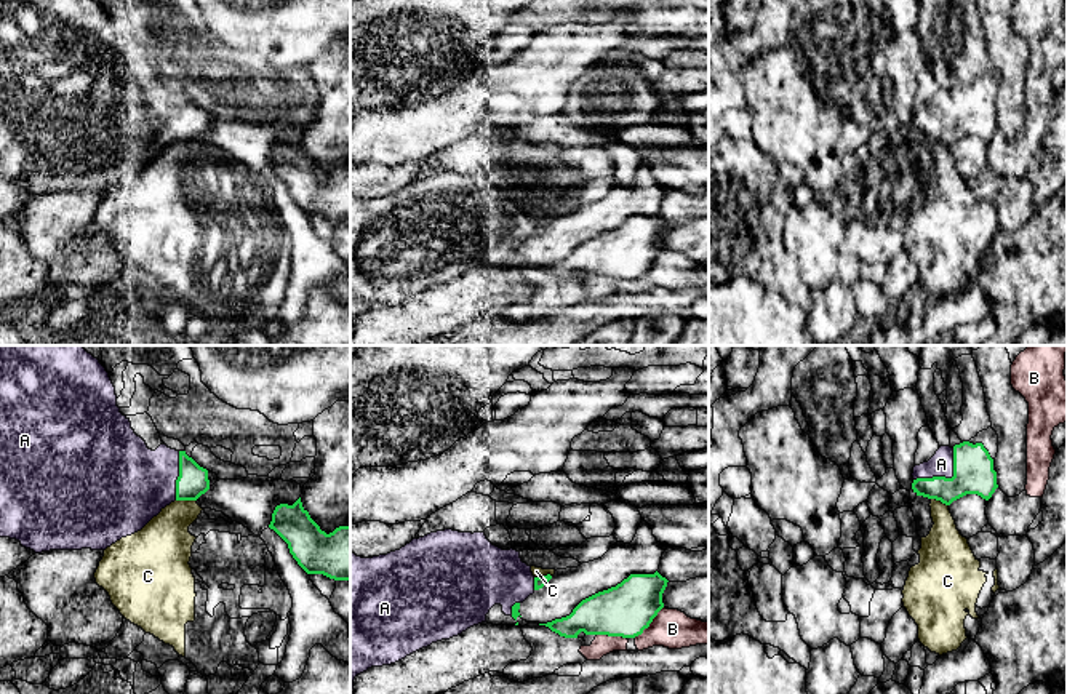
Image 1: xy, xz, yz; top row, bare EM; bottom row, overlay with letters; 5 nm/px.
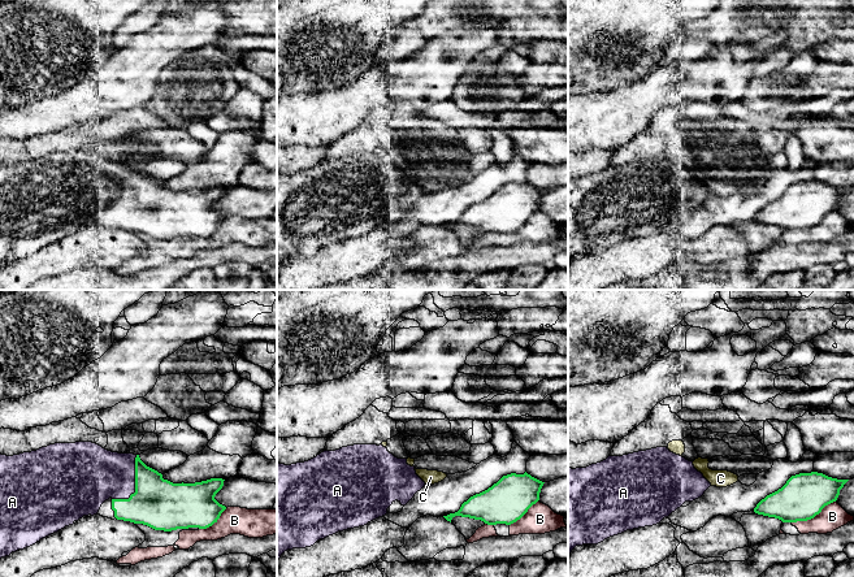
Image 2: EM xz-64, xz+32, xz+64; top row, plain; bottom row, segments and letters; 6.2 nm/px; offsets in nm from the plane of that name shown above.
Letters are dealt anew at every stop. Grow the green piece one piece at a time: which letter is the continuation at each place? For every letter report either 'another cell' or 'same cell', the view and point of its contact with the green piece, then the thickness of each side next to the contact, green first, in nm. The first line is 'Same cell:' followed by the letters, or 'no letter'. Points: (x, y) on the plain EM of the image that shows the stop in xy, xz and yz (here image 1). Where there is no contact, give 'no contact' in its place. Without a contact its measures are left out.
Same cell: A
A: same cell; contact yz (944, 119); calibres 200 and 120 nm
B: another cell; contact xz (650, 264); calibres 260 and 200 nm
C: another cell; contact xy (186, 141); calibres 160 and 280 nm

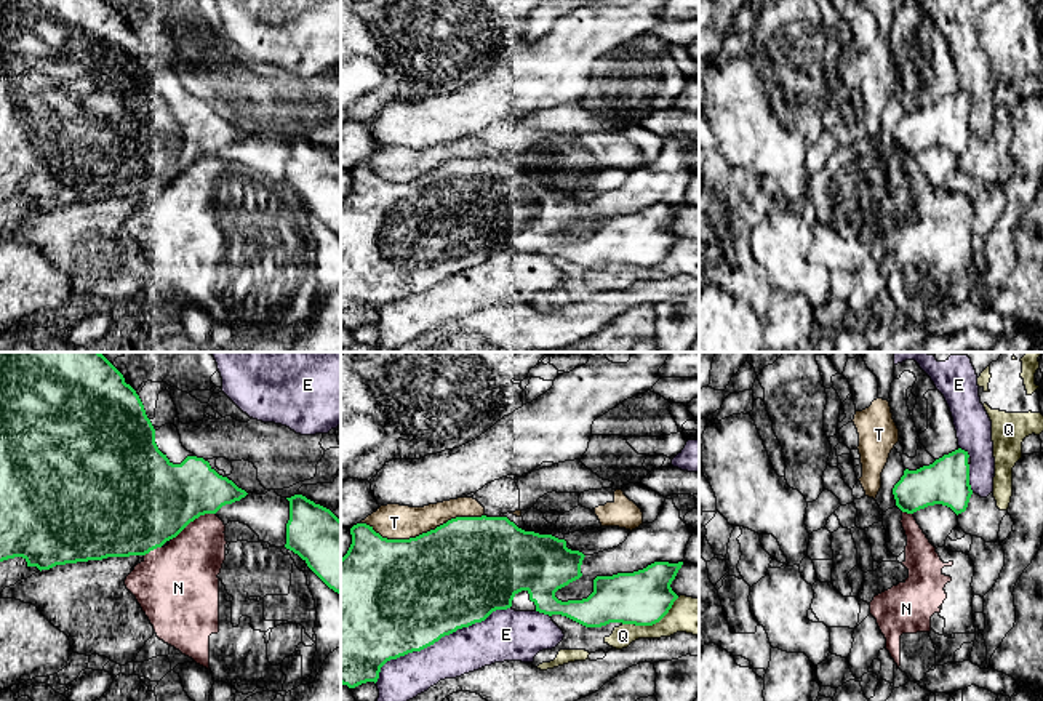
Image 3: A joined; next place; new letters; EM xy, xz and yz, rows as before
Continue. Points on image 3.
Same cell: no letter
E: another cell; contact xz (437, 282); calibres 500 and 220 nm
N: another cell; contact xy (192, 162); calibres 440 and 320 nm
Q: another cell; contact xz (651, 266); calibres 280 and 190 nm
T: another cell; contact xz (423, 175); calibres 500 and 180 nm

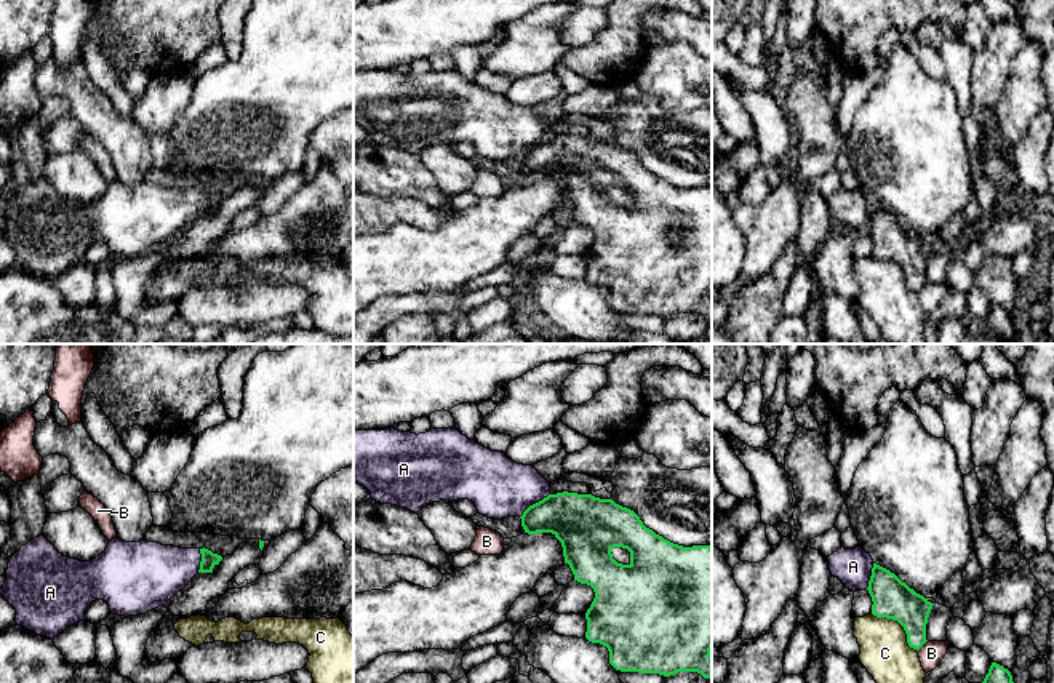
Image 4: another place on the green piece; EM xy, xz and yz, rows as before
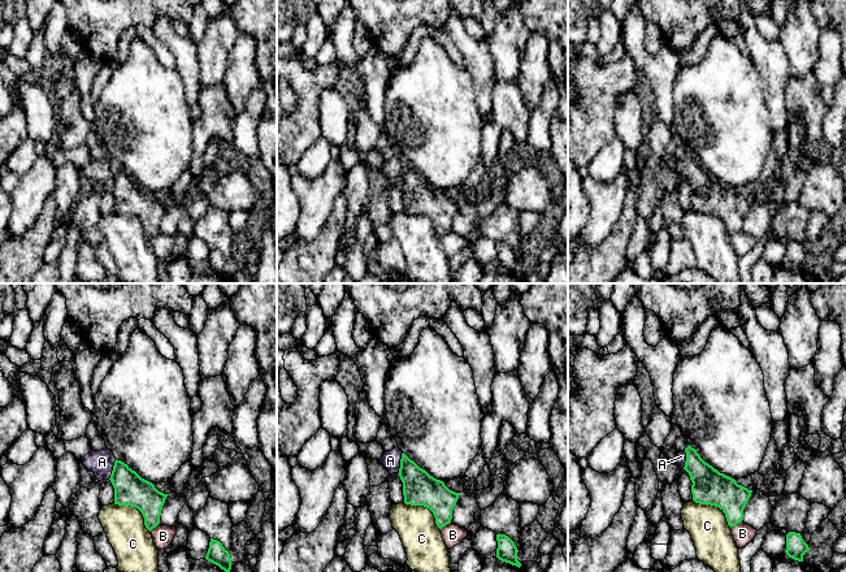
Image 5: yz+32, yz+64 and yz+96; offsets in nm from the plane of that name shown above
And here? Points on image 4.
Same cell: A
A: same cell; contact xz (533, 146); calibres 280 and 300 nm
B: another cell; contact yz (922, 287); calibres 190 and 120 nm
C: another cell; contact yz (901, 266); calibres 200 and 240 nm

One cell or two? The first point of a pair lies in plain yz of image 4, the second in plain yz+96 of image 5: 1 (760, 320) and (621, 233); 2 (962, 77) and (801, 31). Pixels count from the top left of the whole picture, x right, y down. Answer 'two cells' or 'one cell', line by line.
1: one cell
2: two cells

